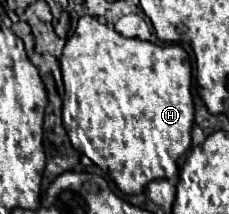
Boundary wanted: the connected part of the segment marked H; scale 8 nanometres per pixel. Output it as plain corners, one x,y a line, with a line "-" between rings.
83,16
75,34
67,40
59,58
65,96
63,126
75,150
93,160
125,194
141,194
149,182
171,178
179,172
179,158
191,148
193,98
191,60
179,44
157,46
137,38
125,38
93,16

